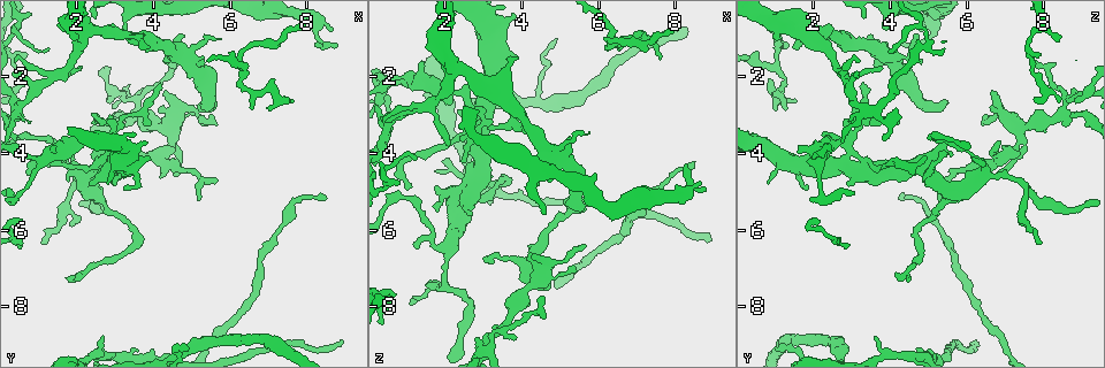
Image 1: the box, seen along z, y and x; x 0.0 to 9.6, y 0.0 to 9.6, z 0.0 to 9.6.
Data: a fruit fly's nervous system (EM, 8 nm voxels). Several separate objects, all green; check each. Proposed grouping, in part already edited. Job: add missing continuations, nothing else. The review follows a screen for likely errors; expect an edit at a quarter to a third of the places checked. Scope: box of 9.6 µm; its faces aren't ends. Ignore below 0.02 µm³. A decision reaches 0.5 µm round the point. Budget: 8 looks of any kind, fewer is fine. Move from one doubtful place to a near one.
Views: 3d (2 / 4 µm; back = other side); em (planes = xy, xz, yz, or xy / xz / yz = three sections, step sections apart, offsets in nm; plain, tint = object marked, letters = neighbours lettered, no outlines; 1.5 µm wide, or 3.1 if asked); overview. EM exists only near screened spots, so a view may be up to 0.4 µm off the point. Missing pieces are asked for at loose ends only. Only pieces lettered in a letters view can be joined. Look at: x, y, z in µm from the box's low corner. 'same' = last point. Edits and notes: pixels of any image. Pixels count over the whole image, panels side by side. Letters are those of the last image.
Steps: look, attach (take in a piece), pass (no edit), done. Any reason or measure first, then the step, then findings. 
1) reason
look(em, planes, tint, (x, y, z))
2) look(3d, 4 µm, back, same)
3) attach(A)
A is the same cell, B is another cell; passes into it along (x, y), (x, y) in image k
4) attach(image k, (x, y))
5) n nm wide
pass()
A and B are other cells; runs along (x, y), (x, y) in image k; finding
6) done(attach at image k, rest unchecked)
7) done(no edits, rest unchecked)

stops while still wide
look(em, planes, letters, (3.25, 0.70, 3.85))

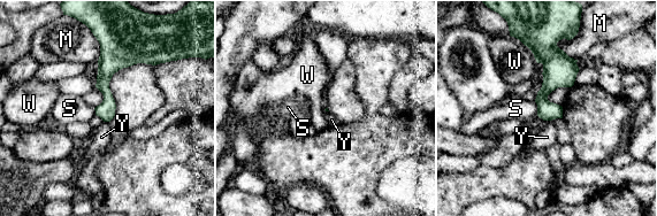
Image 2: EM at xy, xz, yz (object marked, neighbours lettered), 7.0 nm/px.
pass()
M, S, W and Y are other cells; runs along (109, 41), (106, 118) in image 2; none of them fits

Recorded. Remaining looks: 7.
thin end
look(em, planes, letters, (4.70, 0.85, 4.70))

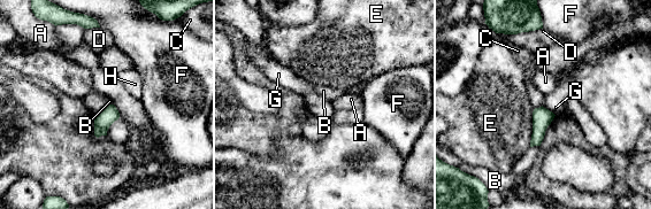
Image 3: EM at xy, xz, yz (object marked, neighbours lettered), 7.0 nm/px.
120 nm wide; D touches over 280 nm
pass()
A, B, C, D, E, F, G and H are other cells; no lettered piece goes on from it

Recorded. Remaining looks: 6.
free end
look(3d, 4 µm, (4.15, 2.75, 6.60))

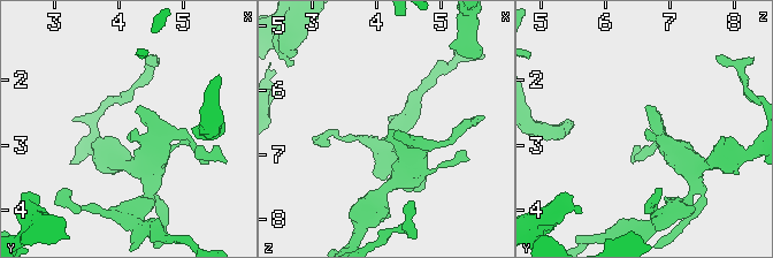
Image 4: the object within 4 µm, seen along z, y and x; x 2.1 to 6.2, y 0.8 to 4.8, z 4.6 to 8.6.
look(em, xy, step 8, tint, (4.20, 2.85, 6.65))

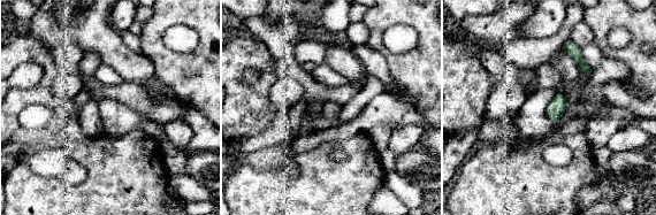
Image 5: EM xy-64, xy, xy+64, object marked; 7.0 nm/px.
another direction
look(em, planes, letters, same)

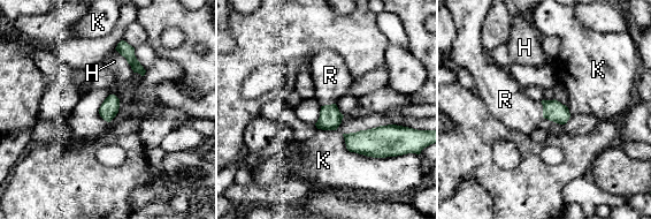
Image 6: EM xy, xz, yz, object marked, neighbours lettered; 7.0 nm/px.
attach(R)
R is the same cell, H and K are other cells; passes into it along (554, 111), (543, 110), (508, 103) in image 6; it goes on there

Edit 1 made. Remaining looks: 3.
done(attach at image 6, rest unchecked)

